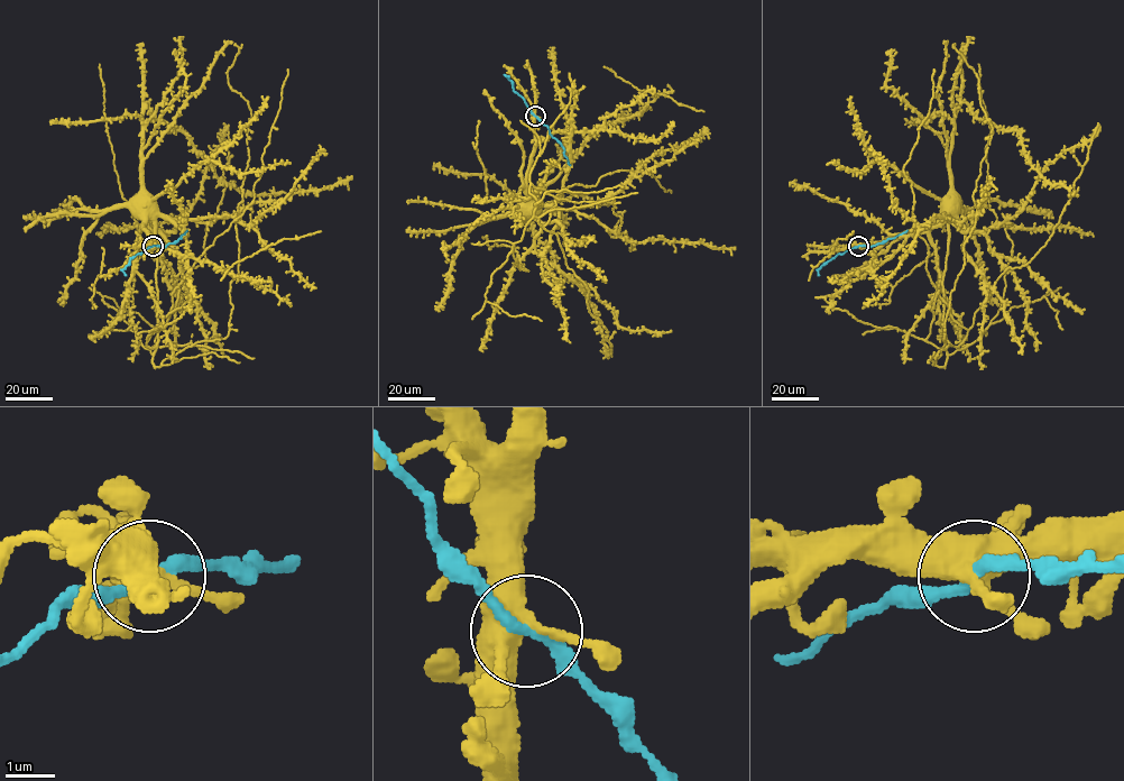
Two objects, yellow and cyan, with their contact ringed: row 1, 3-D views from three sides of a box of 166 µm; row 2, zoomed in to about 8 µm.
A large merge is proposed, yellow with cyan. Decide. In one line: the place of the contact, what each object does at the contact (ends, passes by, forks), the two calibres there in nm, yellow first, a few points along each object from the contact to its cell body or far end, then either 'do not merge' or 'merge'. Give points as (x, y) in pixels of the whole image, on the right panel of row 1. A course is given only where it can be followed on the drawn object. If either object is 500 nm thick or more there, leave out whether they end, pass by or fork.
at (858, 246); yellow forks there; cyan passes by; 360 nm thick on the yellow side, 220 nm on the other; yellow runs (858, 246), (928, 227), (938, 219), (941, 209), (949, 201); cyan runs (858, 246), (875, 246), (908, 230); do not merge

